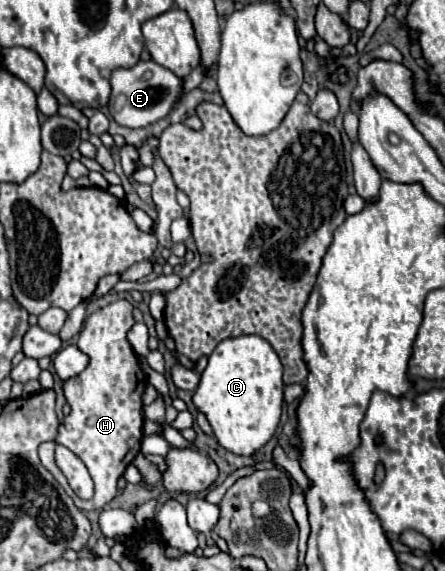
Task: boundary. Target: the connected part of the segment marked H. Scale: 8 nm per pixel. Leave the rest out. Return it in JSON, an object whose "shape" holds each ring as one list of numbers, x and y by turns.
{"shape":[[114,301,112,305,106,305,98,311,94,311,82,325,78,347,90,357,90,365,76,377,68,379,64,383,64,395,70,403,72,411,70,415,60,423,58,435,54,441,46,441,38,447,38,455,42,465,52,473,52,477,64,487,64,475,55,464,56,443,62,443,88,467,96,493,90,501,80,501,80,497,74,495,72,489,66,489,66,493,72,497,78,509,92,511,102,509,116,497,116,481,124,473,126,465,132,463,132,459,140,451,142,441,142,393,146,389,146,377,140,371,136,353,132,351,126,333,134,325,132,317,132,305,128,301]]}

